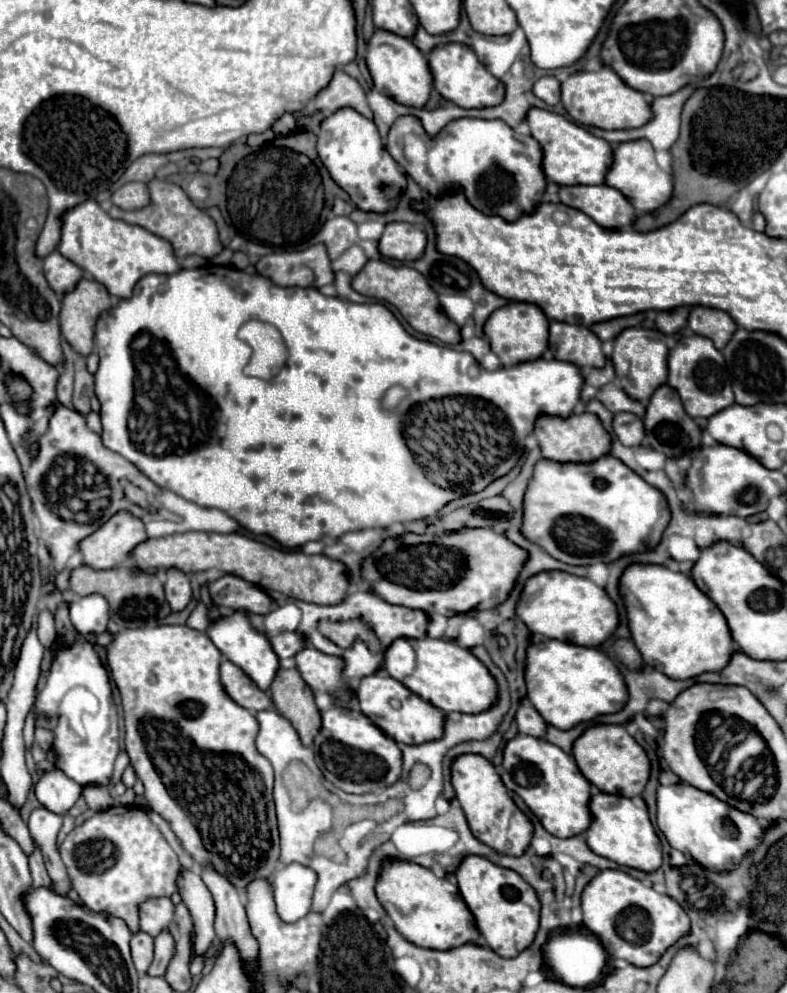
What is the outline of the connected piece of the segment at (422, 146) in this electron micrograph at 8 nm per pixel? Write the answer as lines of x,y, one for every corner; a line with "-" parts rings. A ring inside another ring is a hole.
399,116
385,142
393,160
431,196
443,194
451,186
461,186
469,204
483,214
497,214
517,220
523,212
533,212
541,200
547,178
541,170
541,146
531,136
515,138
513,128
503,120
459,118
449,122
433,140
419,118

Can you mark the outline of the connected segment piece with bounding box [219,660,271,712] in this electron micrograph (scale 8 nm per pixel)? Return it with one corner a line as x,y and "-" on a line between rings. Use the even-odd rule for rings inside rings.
225,660
221,662
221,668
219,668
219,674
221,674
221,686
223,690
229,694
229,698
233,702
237,702
239,706
251,710
251,712
259,712
259,710
265,710
271,700
265,692
261,692
245,674
243,670
239,670
233,662

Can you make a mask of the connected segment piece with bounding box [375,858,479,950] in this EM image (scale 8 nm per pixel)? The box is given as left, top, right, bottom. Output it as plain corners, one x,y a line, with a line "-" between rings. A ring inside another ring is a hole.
387,858
381,864
377,884
375,884
375,894
381,904
393,904
401,914
411,914
417,912
419,908
425,906
425,918
437,918
437,932
435,938
421,940
425,942
425,948
433,950
449,950
467,942
475,942
479,938
479,930
475,926
473,914
469,912
467,904
463,902
457,886
449,882
447,878
437,878
429,868
423,868
413,862
397,860
397,858

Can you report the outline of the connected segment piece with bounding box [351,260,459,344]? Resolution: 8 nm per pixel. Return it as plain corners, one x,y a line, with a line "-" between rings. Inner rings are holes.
369,260
359,274
353,276
351,286
363,294
363,296
371,296
377,300
385,300
389,304
393,304
401,316
411,324
413,330
425,334
425,336
433,336
445,344
457,344
459,342
459,326
455,322
451,322
439,308
439,300
437,294
431,290
431,286
427,284
427,280
415,272
409,266
391,266
383,260

